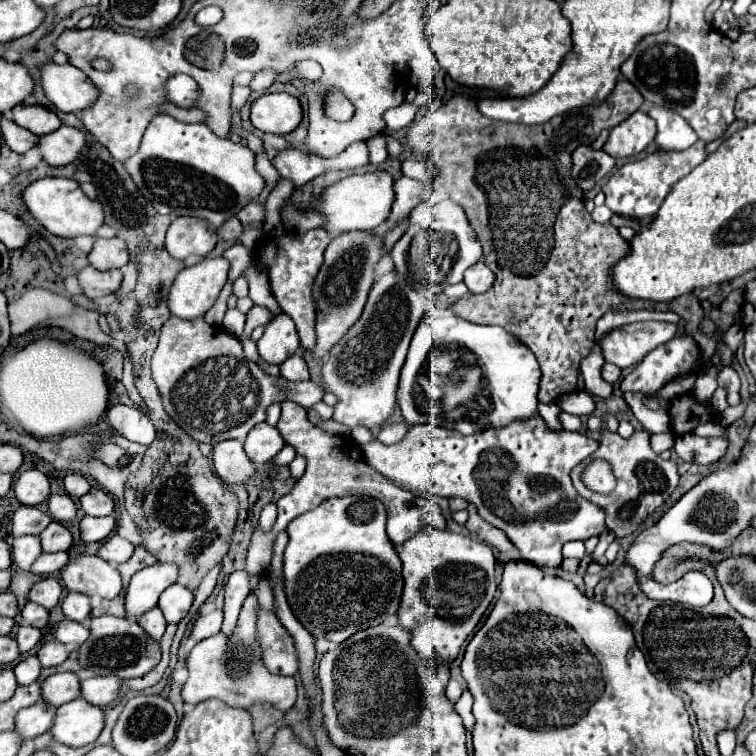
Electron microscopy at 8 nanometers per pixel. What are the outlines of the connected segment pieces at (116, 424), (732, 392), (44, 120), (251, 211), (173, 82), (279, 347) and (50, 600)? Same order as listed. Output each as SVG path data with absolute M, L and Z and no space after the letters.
M113 405L107 411L107 421L119 435L123 435L129 441L135 441L135 443L141 443L141 445L149 445L149 443L155 441L153 423L137 407Z
M723 367L723 371L717 377L717 383L719 383L719 387L723 387L727 391L727 403L729 405L737 405L741 401L741 397L739 397L741 383L739 383L739 375L733 367Z
M15 105L11 111L11 119L19 125L29 129L31 133L41 137L59 129L61 121L55 111L43 105Z
M253 201L241 209L237 213L237 217L242 224L263 224L265 220L265 207Z
M183 73L169 77L167 83L165 83L167 101L171 101L171 103L175 103L177 107L183 107L183 109L195 107L199 94L199 86L195 79L189 77L189 75L183 75Z
M281 313L271 323L267 323L263 337L257 341L257 349L261 359L273 365L281 365L285 359L295 355L299 349L299 335L293 319Z
M47 577L47 579L41 579L33 585L33 589L29 593L29 601L37 603L41 607L53 609L59 603L61 591L63 591L63 587L59 585L59 581L53 577Z

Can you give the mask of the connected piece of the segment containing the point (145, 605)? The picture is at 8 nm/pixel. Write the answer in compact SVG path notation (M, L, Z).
M155 563L137 571L125 593L125 611L129 615L143 615L157 605L159 595L177 581L177 567L171 563Z

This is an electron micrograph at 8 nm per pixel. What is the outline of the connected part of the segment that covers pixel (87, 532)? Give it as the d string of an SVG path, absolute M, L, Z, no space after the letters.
M85 515L81 519L81 539L85 543L93 543L93 541L101 541L105 539L113 527L115 527L115 517L109 515L109 517L89 517Z

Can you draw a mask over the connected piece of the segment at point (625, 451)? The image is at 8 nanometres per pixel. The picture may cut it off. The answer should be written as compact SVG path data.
M603 427L601 437L599 437L599 447L593 455L603 457L613 465L613 473L619 481L617 489L611 495L597 495L597 493L589 491L581 483L581 471L587 467L587 463L589 463L587 459L581 463L581 467L573 467L573 471L571 471L573 487L583 499L597 503L605 511L605 525L617 537L631 535L647 519L647 515L651 515L657 507L661 507L665 503L665 499L675 491L675 487L679 483L677 463L671 459L663 461L663 459L659 459L657 453L651 451L649 433L645 429L637 429L629 439L623 439L621 435L611 433L607 427Z

